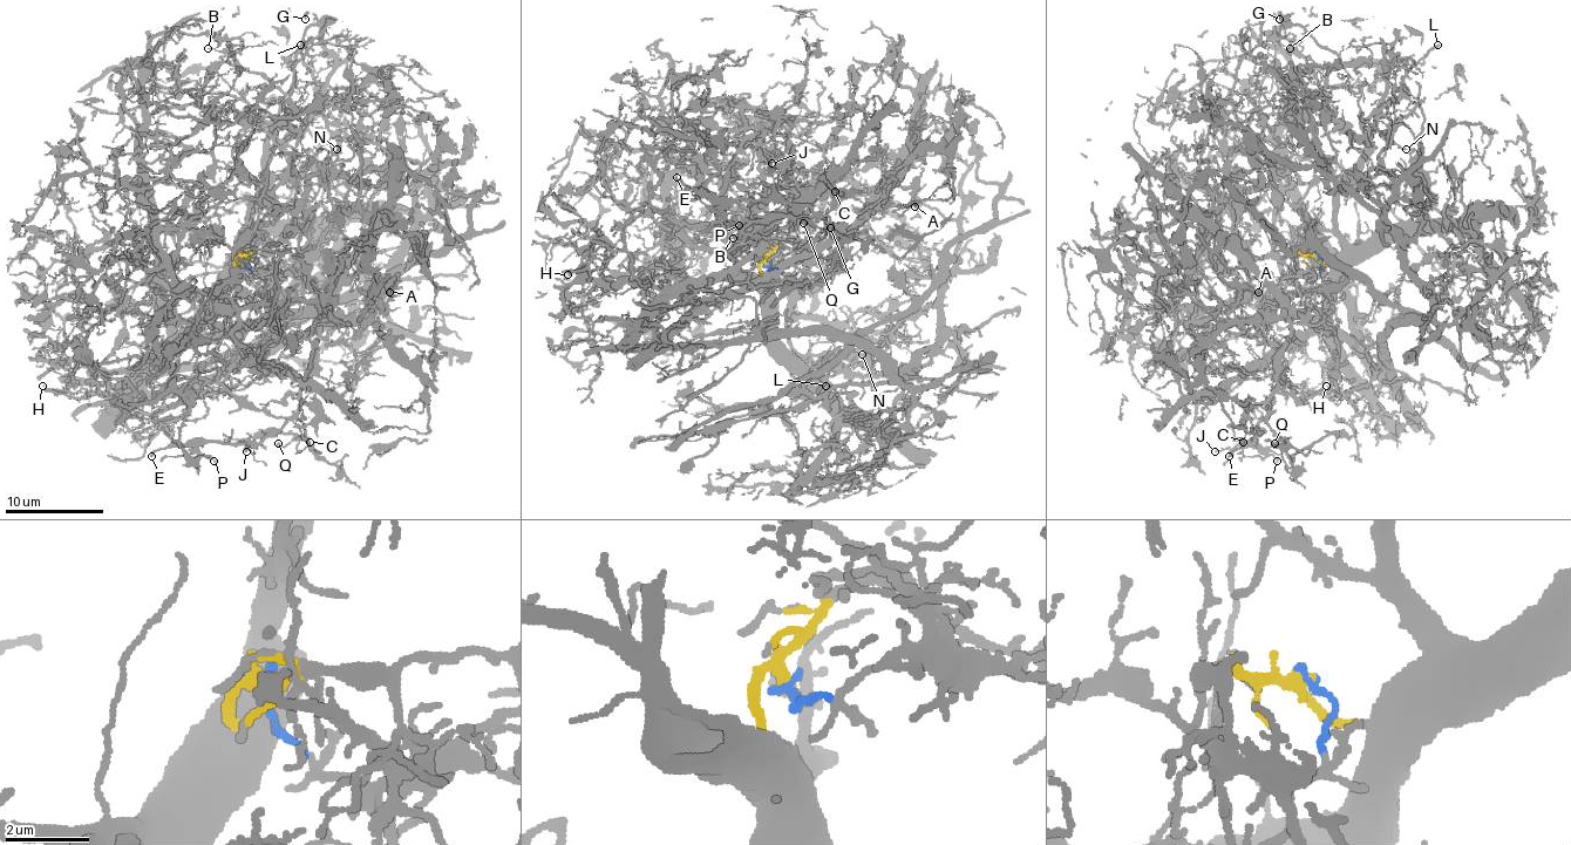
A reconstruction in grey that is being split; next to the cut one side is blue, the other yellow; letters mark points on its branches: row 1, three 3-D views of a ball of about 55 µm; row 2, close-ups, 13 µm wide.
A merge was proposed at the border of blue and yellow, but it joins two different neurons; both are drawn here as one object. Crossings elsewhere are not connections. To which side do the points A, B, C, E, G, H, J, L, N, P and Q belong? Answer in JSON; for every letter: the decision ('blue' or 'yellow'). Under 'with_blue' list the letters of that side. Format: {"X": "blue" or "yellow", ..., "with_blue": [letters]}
{"A": "blue", "B": "yellow", "C": "blue", "E": "blue", "G": "yellow", "H": "yellow", "J": "blue", "L": "yellow", "N": "yellow", "P": "blue", "Q": "blue", "with_blue": ["A", "C", "E", "J", "P", "Q"]}

